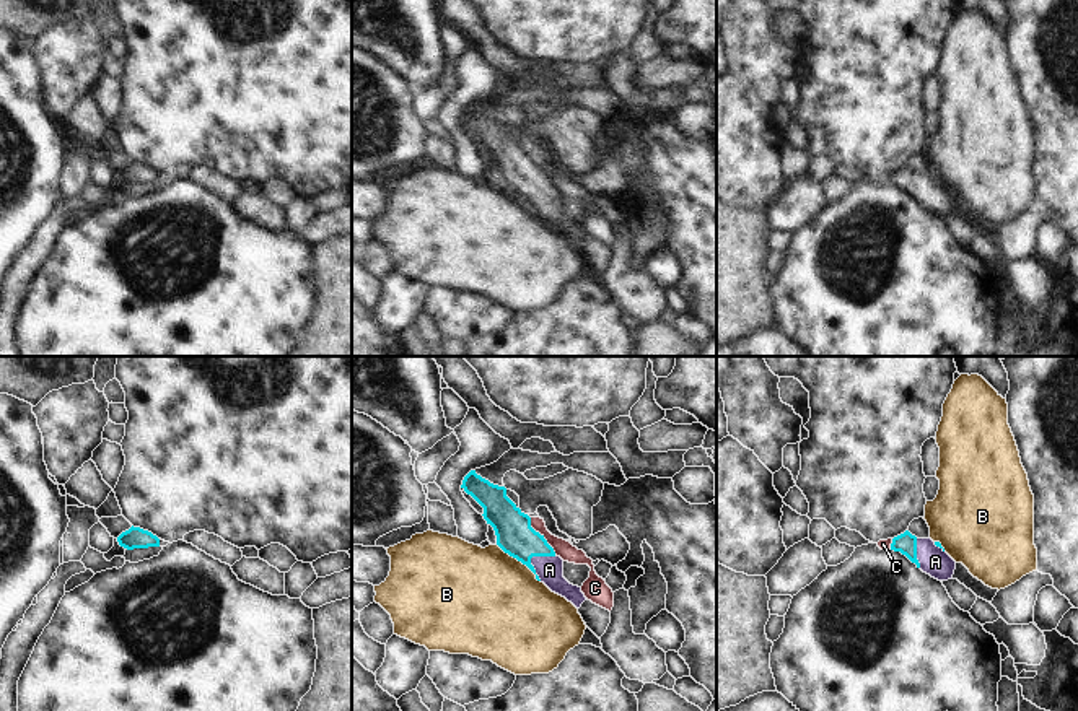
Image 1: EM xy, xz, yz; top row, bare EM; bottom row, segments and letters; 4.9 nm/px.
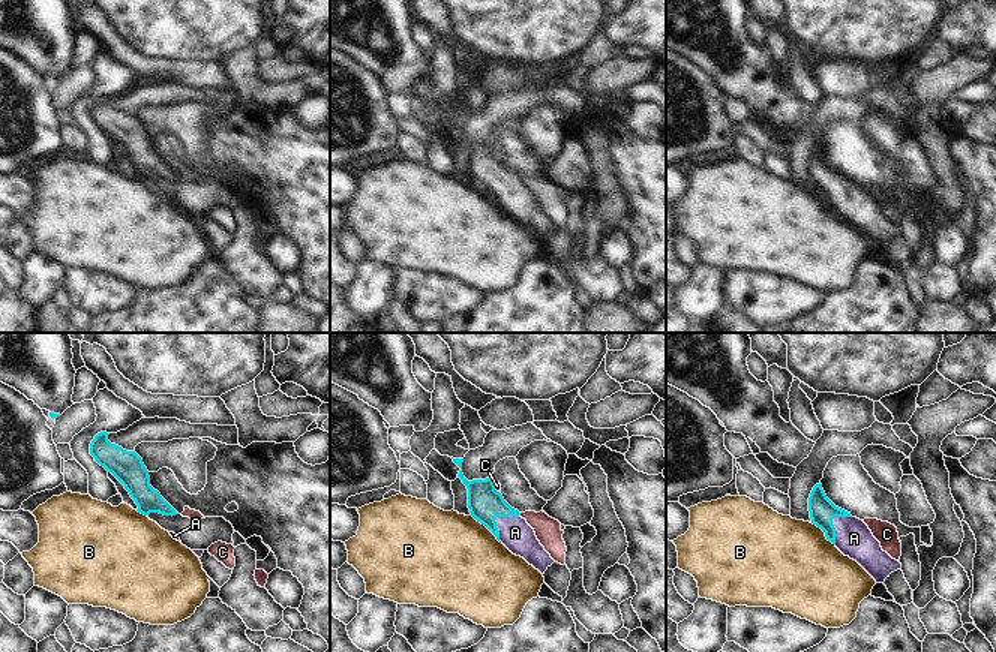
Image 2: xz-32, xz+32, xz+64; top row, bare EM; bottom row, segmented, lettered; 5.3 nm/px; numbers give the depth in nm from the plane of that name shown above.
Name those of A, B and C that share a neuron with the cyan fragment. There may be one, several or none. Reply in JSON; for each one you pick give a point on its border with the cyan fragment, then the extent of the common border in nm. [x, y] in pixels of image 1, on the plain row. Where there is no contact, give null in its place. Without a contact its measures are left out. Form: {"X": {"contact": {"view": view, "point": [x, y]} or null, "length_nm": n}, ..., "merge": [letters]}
{"A": {"contact": {"view": "xz", "point": [533, 191]}, "length_nm": 150}, "merge": ["A"]}

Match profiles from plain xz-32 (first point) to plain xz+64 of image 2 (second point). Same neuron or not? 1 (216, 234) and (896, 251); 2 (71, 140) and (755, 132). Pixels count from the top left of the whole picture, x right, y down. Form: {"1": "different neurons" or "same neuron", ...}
{"1": "same neuron", "2": "different neurons"}

